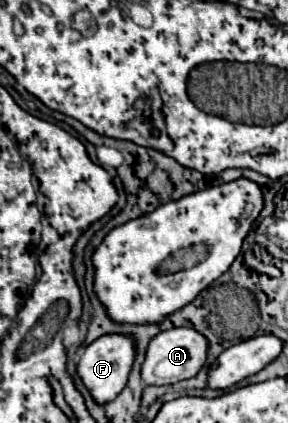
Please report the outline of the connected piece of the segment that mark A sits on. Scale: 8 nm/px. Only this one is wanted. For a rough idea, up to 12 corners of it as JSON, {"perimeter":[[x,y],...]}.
{"perimeter":[[196,329],[158,333],[146,351],[146,385],[192,379],[208,339]]}

